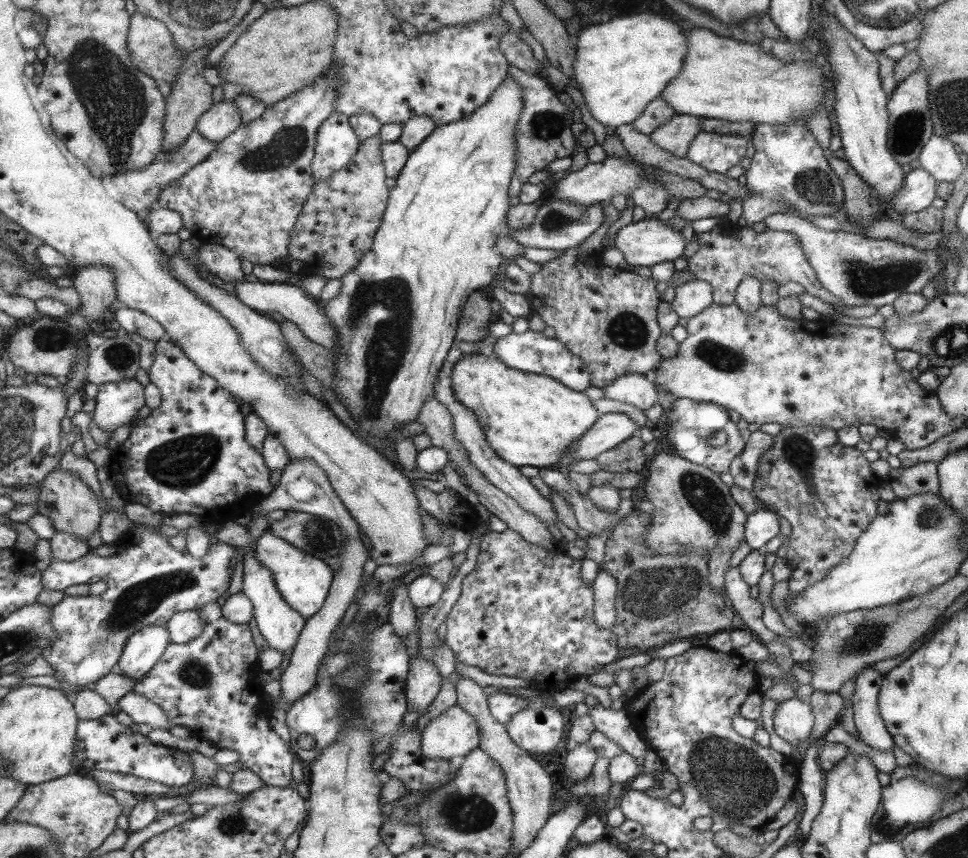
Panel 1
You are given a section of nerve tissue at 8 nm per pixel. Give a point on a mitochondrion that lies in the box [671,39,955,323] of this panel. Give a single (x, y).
(861, 279)

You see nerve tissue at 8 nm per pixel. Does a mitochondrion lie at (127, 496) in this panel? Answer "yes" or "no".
no

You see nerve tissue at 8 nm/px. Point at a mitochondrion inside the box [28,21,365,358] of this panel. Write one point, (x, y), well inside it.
(115, 102)

